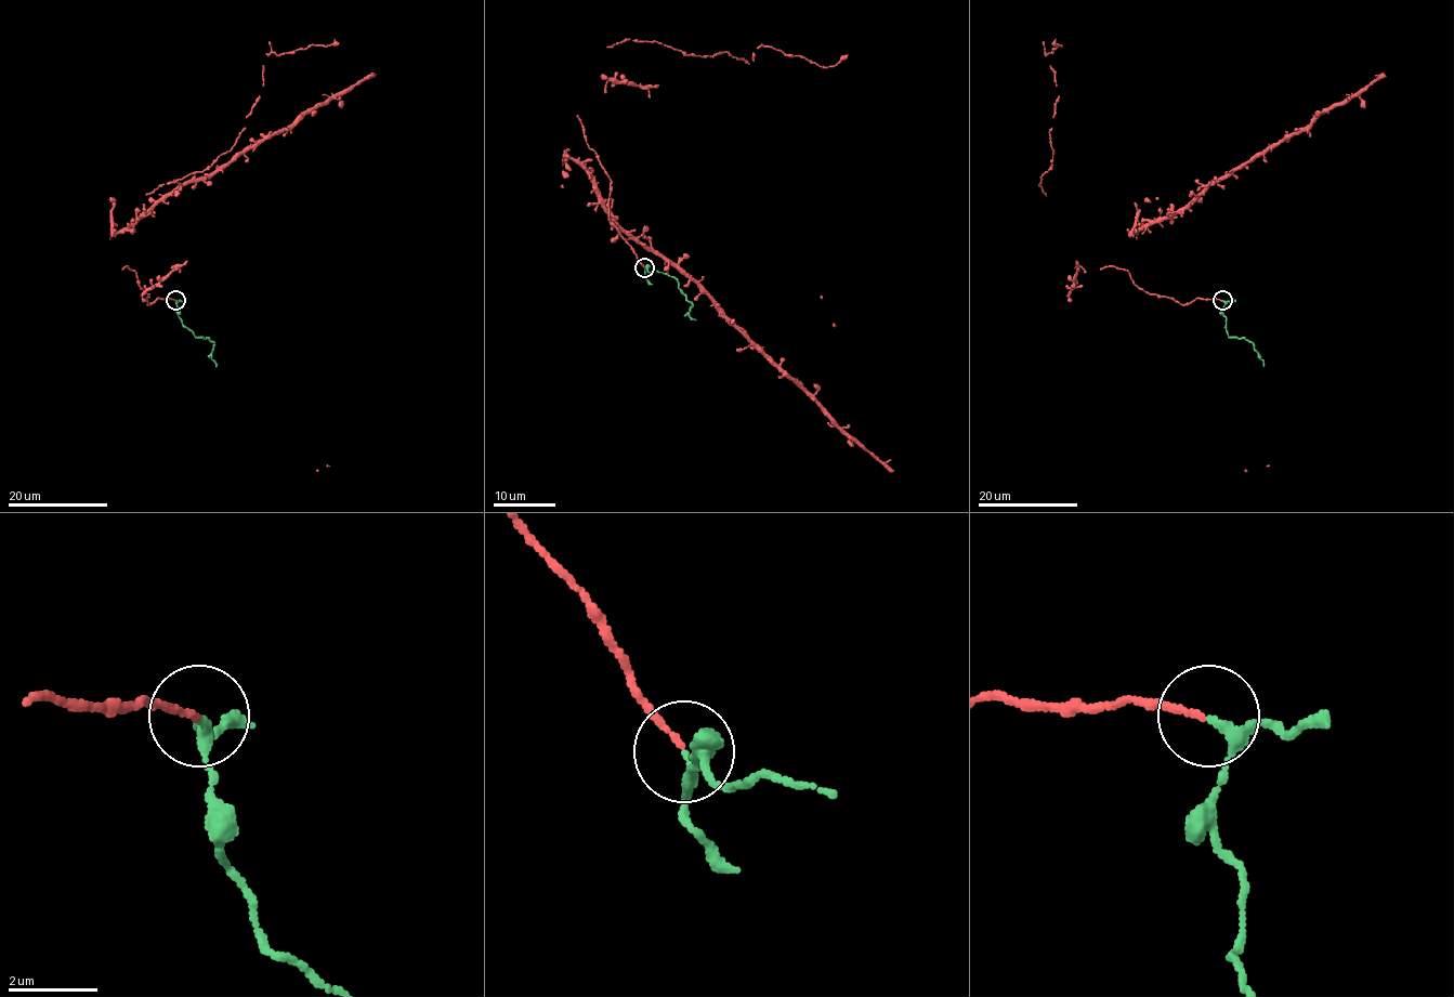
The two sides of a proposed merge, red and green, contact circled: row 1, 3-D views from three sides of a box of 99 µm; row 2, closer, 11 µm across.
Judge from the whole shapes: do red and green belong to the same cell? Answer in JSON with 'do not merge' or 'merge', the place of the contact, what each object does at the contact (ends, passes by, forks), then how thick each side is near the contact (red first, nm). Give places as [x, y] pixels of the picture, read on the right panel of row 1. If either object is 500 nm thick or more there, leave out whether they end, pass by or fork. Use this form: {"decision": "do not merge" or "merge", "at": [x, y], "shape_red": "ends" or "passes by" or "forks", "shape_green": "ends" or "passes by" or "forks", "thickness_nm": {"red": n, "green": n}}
{"decision": "merge", "at": [1222, 300], "shape_red": "ends", "shape_green": "passes by", "thickness_nm": {"red": 130, "green": 190}}

